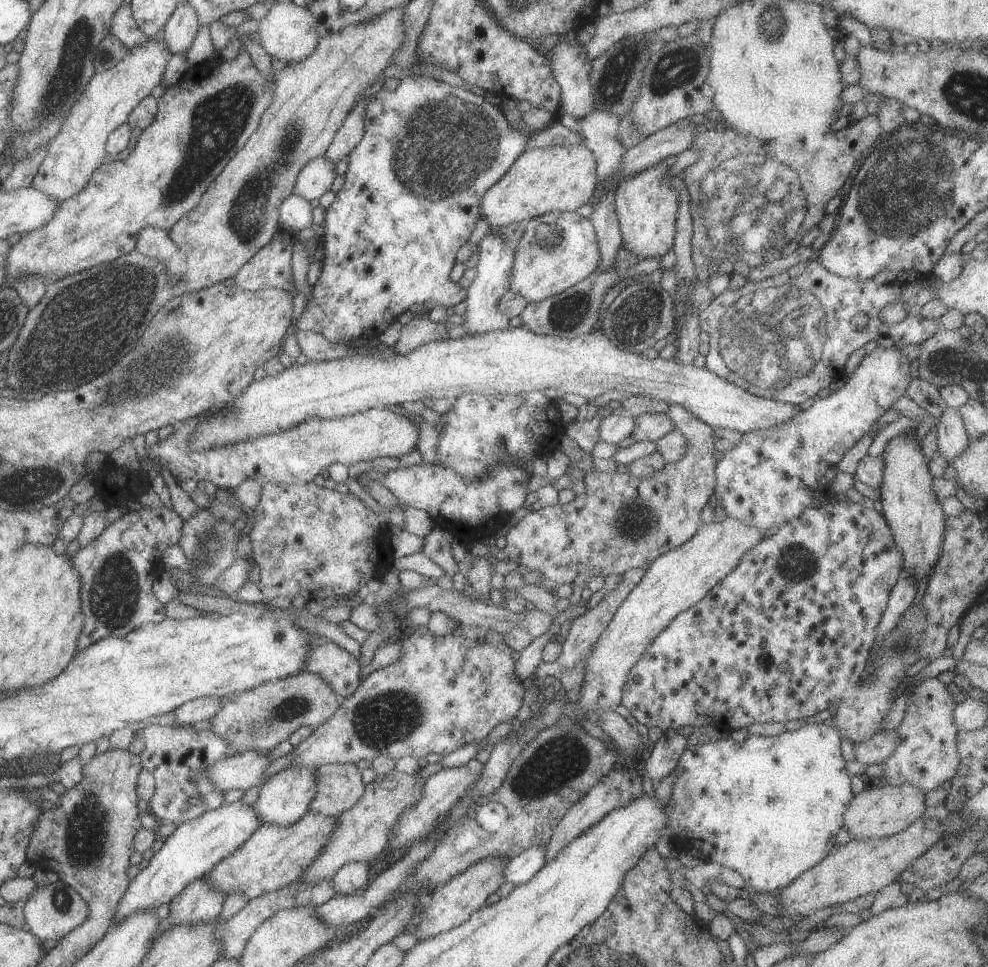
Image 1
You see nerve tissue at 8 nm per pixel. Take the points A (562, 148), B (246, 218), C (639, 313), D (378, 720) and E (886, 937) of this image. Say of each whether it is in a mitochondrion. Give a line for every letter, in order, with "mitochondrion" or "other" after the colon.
A: other
B: mitochondrion
C: mitochondrion
D: mitochondrion
E: other

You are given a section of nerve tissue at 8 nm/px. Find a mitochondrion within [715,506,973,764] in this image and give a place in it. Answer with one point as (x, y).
(794, 559)

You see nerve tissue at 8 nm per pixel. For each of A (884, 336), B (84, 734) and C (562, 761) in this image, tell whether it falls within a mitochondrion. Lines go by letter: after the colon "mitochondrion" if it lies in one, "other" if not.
A: other
B: other
C: mitochondrion

